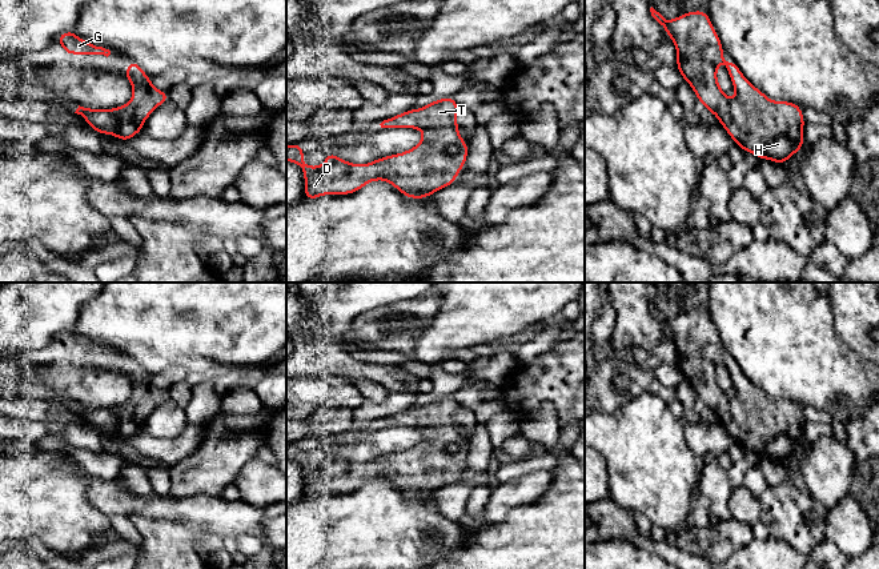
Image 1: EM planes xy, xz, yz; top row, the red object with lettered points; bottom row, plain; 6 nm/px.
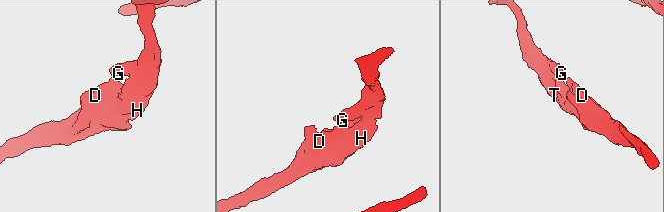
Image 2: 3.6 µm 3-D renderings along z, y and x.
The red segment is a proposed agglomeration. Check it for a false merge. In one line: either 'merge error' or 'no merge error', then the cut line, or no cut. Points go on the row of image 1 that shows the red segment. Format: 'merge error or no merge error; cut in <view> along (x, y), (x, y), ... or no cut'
no merge error; no cut

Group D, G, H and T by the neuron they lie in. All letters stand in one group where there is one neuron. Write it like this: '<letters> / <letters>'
D G H T

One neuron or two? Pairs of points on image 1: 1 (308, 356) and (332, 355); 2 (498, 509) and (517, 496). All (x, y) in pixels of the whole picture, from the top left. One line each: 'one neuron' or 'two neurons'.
1: one neuron
2: one neuron

